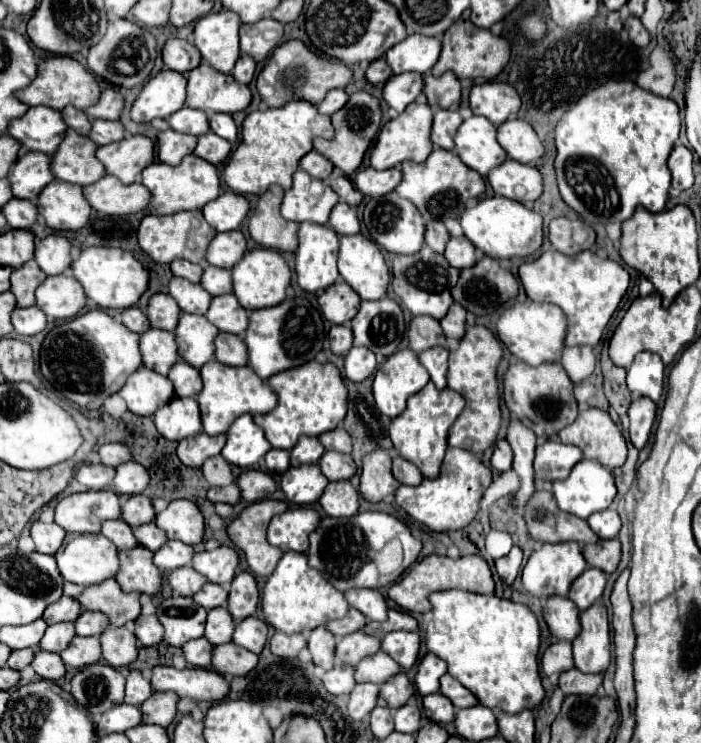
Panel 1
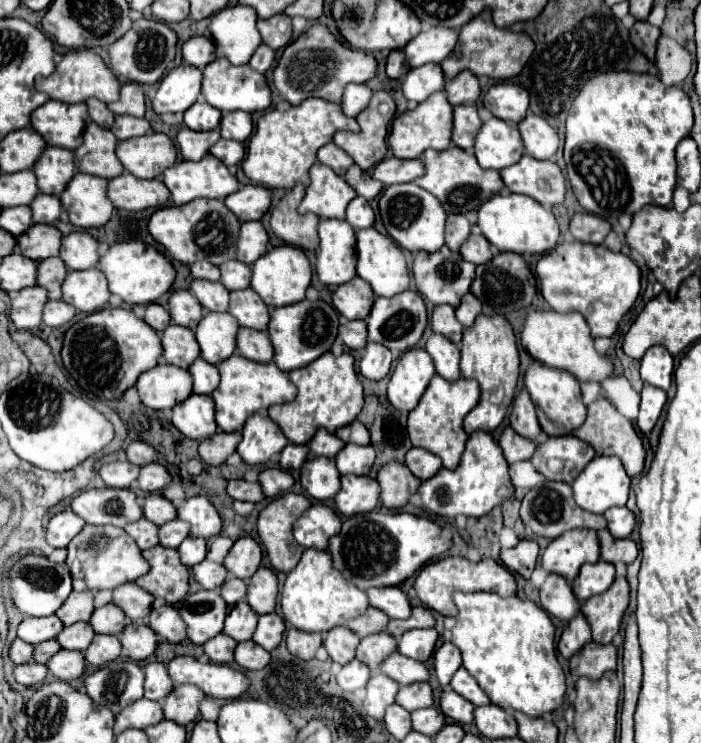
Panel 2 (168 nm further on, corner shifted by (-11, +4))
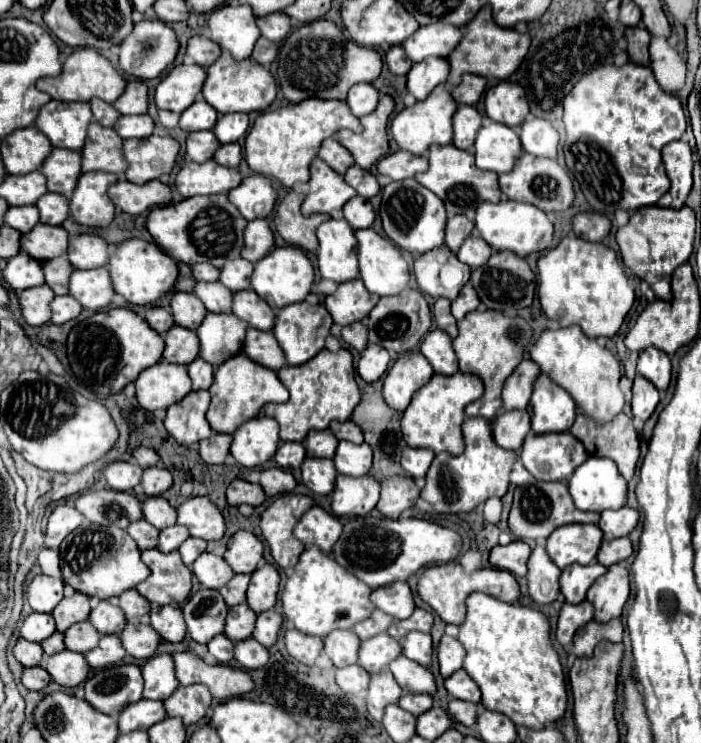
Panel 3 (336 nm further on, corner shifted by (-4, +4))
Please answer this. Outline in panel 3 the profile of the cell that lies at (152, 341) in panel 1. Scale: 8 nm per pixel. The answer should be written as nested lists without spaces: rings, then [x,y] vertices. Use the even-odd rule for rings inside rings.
[[[173,326],[165,334],[165,352],[163,358],[173,364],[189,364],[199,354],[199,338],[193,330]]]

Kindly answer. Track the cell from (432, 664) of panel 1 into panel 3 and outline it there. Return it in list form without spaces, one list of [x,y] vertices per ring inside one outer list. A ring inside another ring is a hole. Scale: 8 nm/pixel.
[[[443,636],[437,646],[437,658],[439,658],[439,668],[441,668],[443,678],[449,678],[453,672],[463,668],[465,648],[457,638]]]

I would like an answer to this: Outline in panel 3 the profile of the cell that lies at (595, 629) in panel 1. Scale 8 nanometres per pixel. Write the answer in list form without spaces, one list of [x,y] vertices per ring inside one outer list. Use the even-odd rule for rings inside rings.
[[[613,564],[607,572],[597,578],[597,582],[589,588],[587,600],[595,606],[595,620],[609,622],[611,618],[621,616],[625,602],[629,600],[631,584],[629,572],[623,564]]]

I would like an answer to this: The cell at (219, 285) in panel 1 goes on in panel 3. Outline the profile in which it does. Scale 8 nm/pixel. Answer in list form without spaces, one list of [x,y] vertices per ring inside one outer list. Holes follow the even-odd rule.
[[[233,260],[227,262],[221,268],[221,282],[231,290],[231,292],[239,292],[239,290],[247,290],[251,288],[251,274],[253,274],[253,264],[249,260]]]

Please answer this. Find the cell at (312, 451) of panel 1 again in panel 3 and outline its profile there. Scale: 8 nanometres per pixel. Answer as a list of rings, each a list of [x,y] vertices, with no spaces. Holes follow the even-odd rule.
[[[325,428],[325,430],[311,430],[303,444],[307,448],[309,458],[333,458],[339,440],[331,434],[329,428]]]

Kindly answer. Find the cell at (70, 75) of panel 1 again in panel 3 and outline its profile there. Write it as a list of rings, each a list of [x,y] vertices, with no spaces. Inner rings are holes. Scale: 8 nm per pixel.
[[[93,48],[75,50],[65,60],[63,72],[59,76],[43,78],[43,80],[37,82],[39,90],[47,92],[53,100],[65,100],[65,102],[73,102],[73,100],[89,102],[91,98],[101,98],[105,102],[115,102],[125,92],[125,86],[127,86],[127,80],[123,78],[123,74],[119,74],[119,70],[105,56],[101,56]]]

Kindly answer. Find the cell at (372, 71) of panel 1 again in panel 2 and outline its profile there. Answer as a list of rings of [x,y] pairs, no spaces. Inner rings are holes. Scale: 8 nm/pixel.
[[[402,50],[390,52],[390,56],[386,58],[386,76],[388,78],[402,78],[406,72],[408,72],[408,66],[404,62],[404,52]]]

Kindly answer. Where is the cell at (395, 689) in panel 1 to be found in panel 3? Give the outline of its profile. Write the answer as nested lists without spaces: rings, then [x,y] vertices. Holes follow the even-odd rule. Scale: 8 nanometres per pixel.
[[[405,694],[405,696],[401,696],[399,706],[403,706],[403,710],[411,712],[413,716],[419,716],[425,710],[431,710],[433,698],[427,694]]]

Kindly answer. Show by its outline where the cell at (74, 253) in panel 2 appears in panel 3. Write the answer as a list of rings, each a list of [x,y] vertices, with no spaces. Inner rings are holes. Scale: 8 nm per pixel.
[[[81,234],[69,238],[69,262],[75,268],[99,268],[109,260],[109,244],[97,234]]]

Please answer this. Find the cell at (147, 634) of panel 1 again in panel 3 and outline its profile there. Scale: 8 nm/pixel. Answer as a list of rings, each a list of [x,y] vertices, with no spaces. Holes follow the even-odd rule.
[[[153,606],[151,626],[161,634],[165,642],[181,642],[187,634],[187,626],[179,606]]]

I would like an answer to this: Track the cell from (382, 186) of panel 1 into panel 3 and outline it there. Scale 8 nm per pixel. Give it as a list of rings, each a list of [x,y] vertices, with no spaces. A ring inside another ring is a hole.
[[[399,150],[395,154],[389,154],[385,158],[381,158],[377,162],[377,170],[379,174],[389,176],[391,180],[405,180],[405,178],[413,178],[419,172],[425,172],[429,166],[425,156],[415,156],[411,152]]]

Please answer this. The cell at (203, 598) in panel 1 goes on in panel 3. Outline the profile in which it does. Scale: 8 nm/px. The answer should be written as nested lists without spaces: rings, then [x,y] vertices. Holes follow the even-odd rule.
[[[235,574],[233,580],[219,590],[223,594],[227,606],[235,606],[235,604],[245,602],[245,592],[247,592],[249,578],[251,578],[249,574]]]

